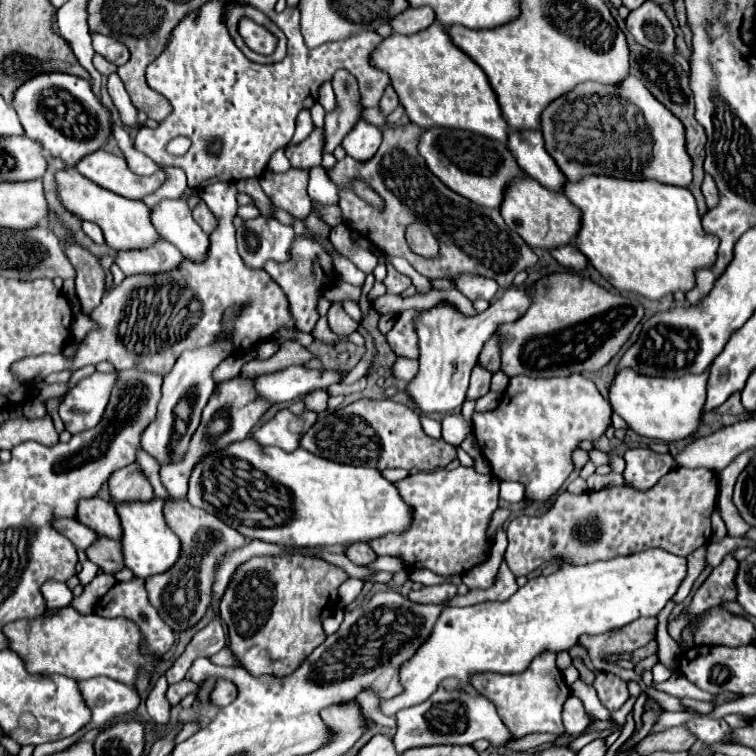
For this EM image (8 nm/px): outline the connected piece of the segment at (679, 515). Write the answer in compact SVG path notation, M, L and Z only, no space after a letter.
M684 467L672 469L648 491L632 487L606 487L582 495L564 491L544 517L520 515L510 521L506 529L506 561L510 571L520 577L554 557L564 557L572 565L584 565L656 547L686 557L700 545L710 543L710 515L716 507L716 497L718 477L714 471Z

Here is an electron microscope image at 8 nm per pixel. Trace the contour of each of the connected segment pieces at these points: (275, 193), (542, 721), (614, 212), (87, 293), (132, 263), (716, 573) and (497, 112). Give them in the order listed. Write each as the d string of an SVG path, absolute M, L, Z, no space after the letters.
M288 169L286 173L266 171L260 177L260 185L276 207L282 207L290 215L304 219L312 208L307 193L308 180L309 169Z
M540 653L540 657L536 657L524 673L480 673L472 677L472 687L496 705L500 719L514 733L514 737L526 737L532 733L564 733L562 709L570 697L570 687L556 667L556 653Z
M590 175L578 183L568 181L564 185L564 195L582 211L582 229L576 237L576 247L618 291L640 293L650 301L660 301L662 297L676 291L688 293L696 285L696 271L708 269L716 263L720 239L704 231L696 199L686 187L664 185L650 179L628 181Z
M76 241L66 243L66 257L76 269L76 295L82 305L80 311L88 315L92 309L96 309L96 305L100 305L104 297L104 271L100 267L100 261Z
M160 239L158 245L146 251L120 251L116 255L116 265L130 275L152 275L152 273L168 273L184 263L184 255L168 241Z
M728 553L728 557L724 557L724 561L716 569L712 569L708 579L696 591L692 603L688 605L690 613L698 615L704 609L720 605L722 601L734 601L736 599L736 587L734 587L736 567L738 567L738 561L734 559L734 553Z
M440 21L414 35L392 33L372 53L372 63L390 75L392 87L412 123L424 129L444 125L448 129L468 129L496 141L508 139L508 123L502 117L500 103L490 89L486 73L464 51L452 45Z

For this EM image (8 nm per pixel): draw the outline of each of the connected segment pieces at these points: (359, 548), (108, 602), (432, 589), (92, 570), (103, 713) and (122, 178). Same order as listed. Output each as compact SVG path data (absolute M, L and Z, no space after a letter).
M356 543L346 549L346 557L356 565L370 565L372 561L376 561L378 555L372 551L368 543Z
M134 579L134 581L120 581L116 583L94 607L94 613L102 615L102 617L126 617L126 619L132 619L142 635L144 635L144 651L148 653L154 653L156 657L162 657L174 643L174 633L172 629L160 619L158 611L152 609L152 605L148 603L148 597L146 597L146 589L144 589L144 579Z
M442 583L442 585L422 587L420 591L410 591L408 599L416 601L416 603L422 603L422 605L444 605L446 601L450 601L456 595L458 595L456 585Z
M77 549L78 560L82 565L82 570L77 574L80 584L86 586L97 575L99 568L88 560L84 551Z
M108 677L78 681L78 685L80 693L84 693L84 699L92 709L92 723L88 725L88 729L102 725L114 715L136 711L140 705L140 695L134 687Z
M102 149L92 155L86 155L80 161L80 173L96 185L126 199L144 199L166 181L163 171L148 176L136 175L132 173L132 169L128 169L128 163L122 157L116 157Z

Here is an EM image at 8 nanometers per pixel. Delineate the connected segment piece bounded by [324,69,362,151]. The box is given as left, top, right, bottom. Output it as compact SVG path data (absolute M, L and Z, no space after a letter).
M338 69L332 77L334 93L336 93L336 109L326 113L326 147L324 151L334 151L336 145L342 143L346 133L354 127L360 117L360 91L356 89L356 77L348 71Z

